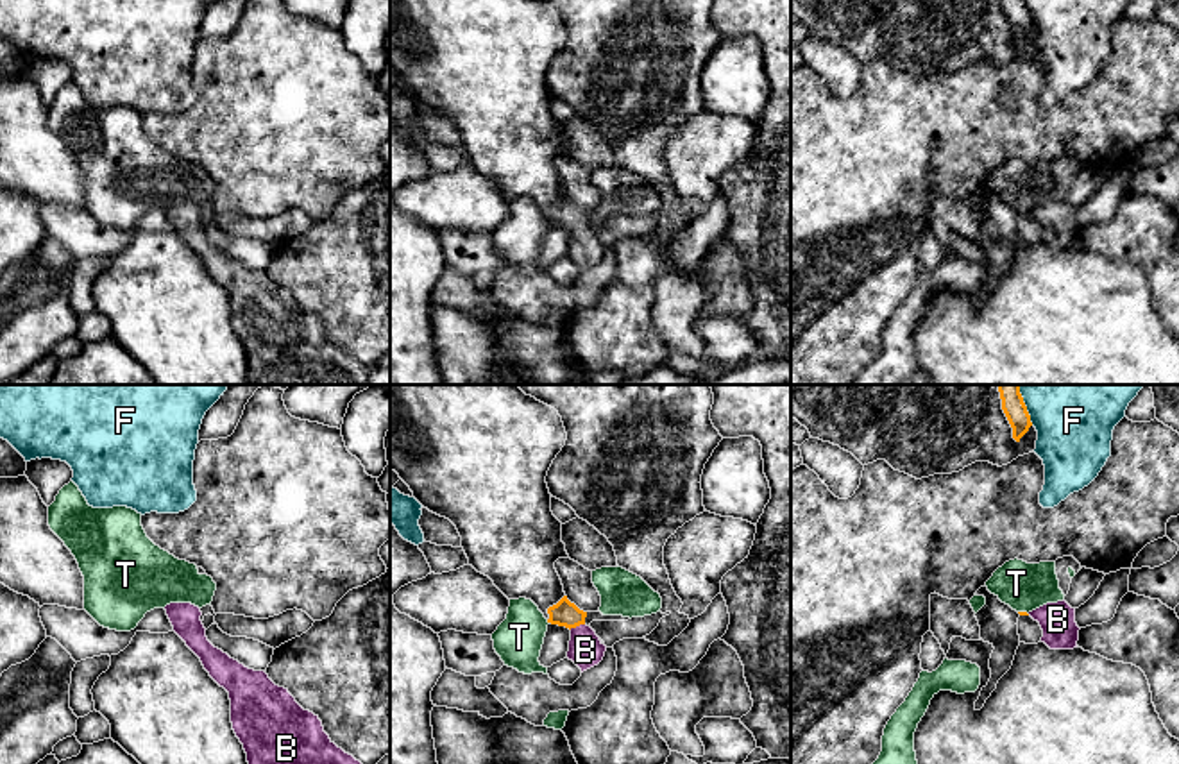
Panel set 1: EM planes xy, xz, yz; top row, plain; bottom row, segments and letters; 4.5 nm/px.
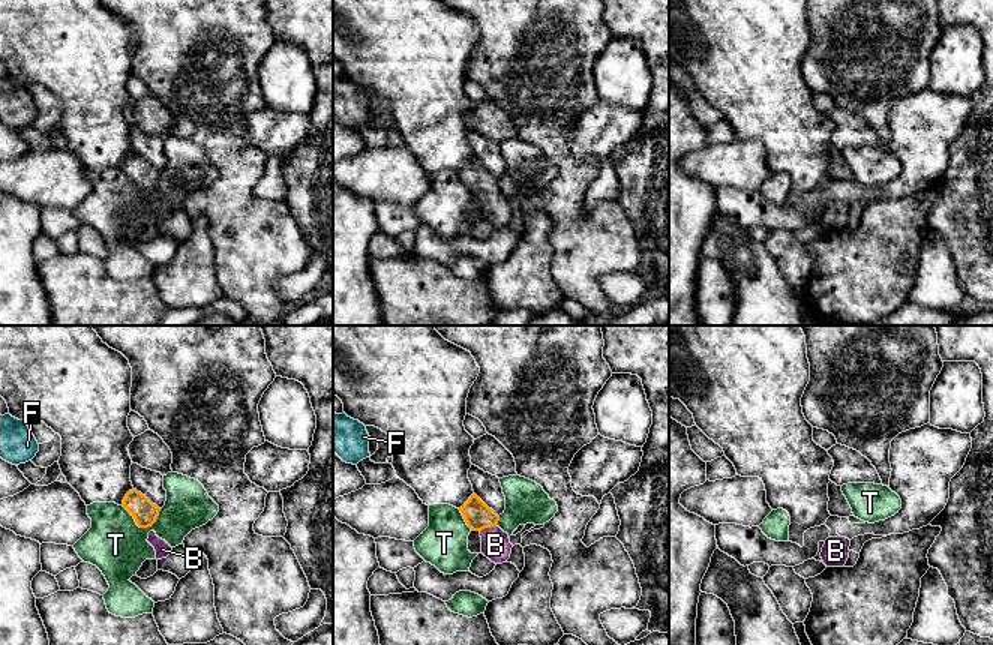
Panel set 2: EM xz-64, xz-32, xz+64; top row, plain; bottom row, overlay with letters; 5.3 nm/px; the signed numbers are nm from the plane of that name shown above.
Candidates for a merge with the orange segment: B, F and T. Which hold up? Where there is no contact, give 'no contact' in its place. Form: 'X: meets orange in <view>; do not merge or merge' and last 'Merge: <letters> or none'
B: meets orange in xz; merge
F: meets orange in yz; do not merge
T: meets orange in yz; do not merge
Merge: B

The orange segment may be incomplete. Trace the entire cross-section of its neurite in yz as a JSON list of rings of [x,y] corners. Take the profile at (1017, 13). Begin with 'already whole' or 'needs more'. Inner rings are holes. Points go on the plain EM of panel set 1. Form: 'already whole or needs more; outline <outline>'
already whole; outline [[[1002,0],[1002,9],[1013,27],[1013,38],[1020,41],[1020,38],[1032,25],[1025,2],[1023,0]]]

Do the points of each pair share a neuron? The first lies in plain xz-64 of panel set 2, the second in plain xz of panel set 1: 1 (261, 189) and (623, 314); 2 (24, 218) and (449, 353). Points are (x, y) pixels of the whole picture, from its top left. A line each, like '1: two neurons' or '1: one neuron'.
1: one neuron
2: two neurons

